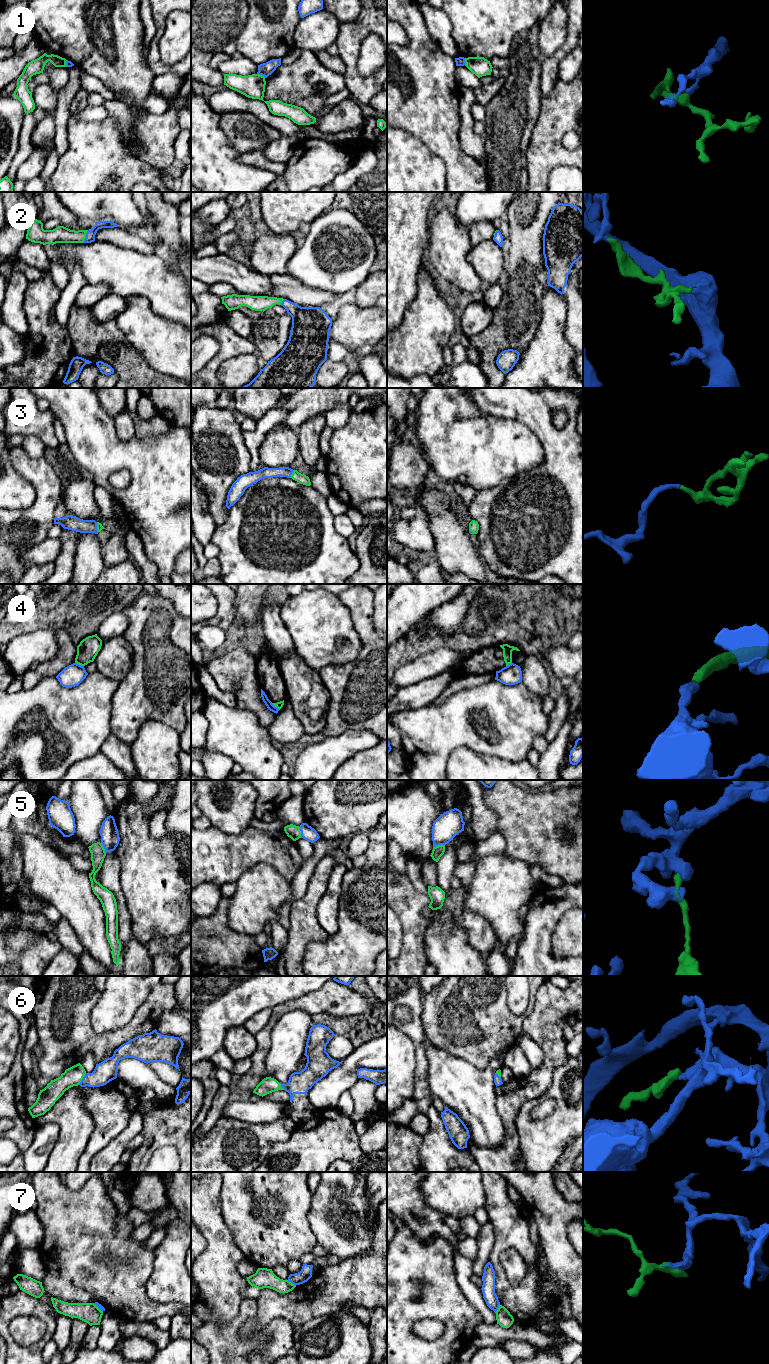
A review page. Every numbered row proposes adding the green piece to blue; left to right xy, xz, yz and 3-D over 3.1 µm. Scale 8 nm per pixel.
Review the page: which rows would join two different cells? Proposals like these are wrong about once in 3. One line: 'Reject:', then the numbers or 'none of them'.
Reject: 1, 4, 5, 7

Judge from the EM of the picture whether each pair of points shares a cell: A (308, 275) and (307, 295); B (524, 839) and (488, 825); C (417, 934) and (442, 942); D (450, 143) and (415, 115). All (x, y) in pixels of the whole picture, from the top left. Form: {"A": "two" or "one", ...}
{"A": "two", "B": "two", "C": "two", "D": "one"}

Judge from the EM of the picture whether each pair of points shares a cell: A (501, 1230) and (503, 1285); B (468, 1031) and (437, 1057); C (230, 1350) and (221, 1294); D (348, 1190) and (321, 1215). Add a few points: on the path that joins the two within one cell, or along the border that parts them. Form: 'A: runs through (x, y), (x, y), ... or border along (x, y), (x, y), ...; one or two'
A: runs through (501, 1244), (496, 1251), (496, 1264), (499, 1271); one
B: border along (425, 1036), (433, 1045), (443, 1048), (465, 1061); two
C: border along (240, 1303), (238, 1312), (219, 1326), (204, 1324); two
D: runs through (341, 1197), (328, 1210); one

